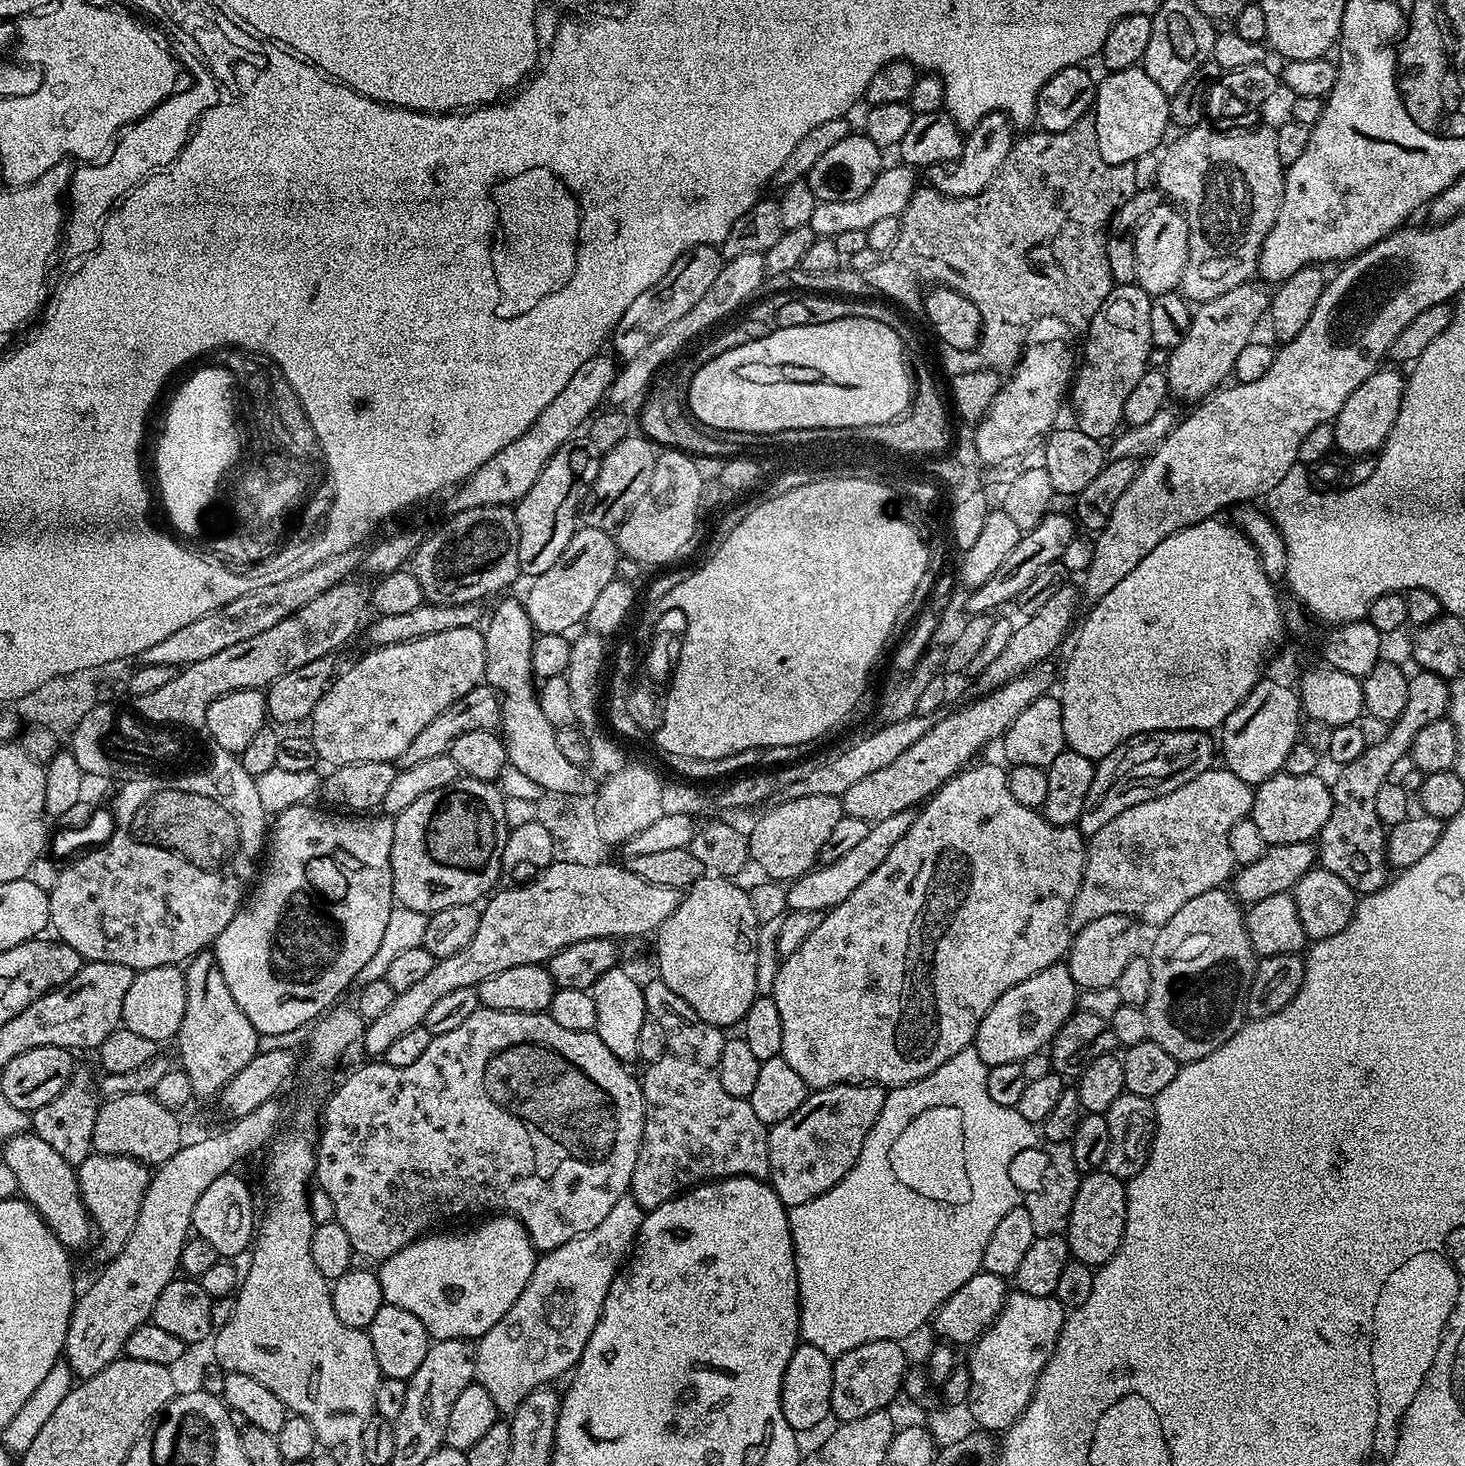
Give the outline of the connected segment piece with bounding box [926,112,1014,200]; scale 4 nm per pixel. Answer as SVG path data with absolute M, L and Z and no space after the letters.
M991 112L981 118L967 133L962 154L956 160L945 164L935 164L927 169L927 183L944 196L951 196L953 200L977 196L1002 170L1006 158L1010 154L1014 143L1014 125L1005 112Z

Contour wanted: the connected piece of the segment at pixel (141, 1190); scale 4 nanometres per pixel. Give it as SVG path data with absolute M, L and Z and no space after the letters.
M93 1151L92 1155L86 1158L86 1162L76 1168L76 1177L80 1180L80 1193L88 1215L98 1225L98 1236L104 1239L105 1257L118 1255L122 1246L126 1246L126 1238L130 1238L130 1230L134 1230L134 1222L138 1222L138 1210L142 1206L142 1198L146 1194L150 1179L149 1165L129 1156L107 1156Z

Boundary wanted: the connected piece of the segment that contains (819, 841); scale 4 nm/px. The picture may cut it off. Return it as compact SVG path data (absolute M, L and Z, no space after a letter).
M826 794L793 800L784 798L776 803L757 818L752 833L747 833L748 855L751 863L756 863L768 875L765 877L769 881L791 882L817 865L826 838L830 838L834 826L844 817L844 806L841 797Z

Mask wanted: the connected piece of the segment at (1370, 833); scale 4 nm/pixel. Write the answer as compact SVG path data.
M1420 670L1415 674L1417 676L1413 675L1408 681L1406 710L1389 723L1386 738L1377 745L1368 746L1358 758L1354 758L1354 762L1339 769L1340 777L1331 785L1332 813L1318 837L1319 867L1330 870L1330 874L1338 874L1338 878L1353 886L1368 884L1368 892L1377 892L1390 879L1390 868L1386 863L1386 826L1372 810L1378 786L1393 775L1392 767L1411 753L1418 730L1448 715L1449 681L1433 672Z

